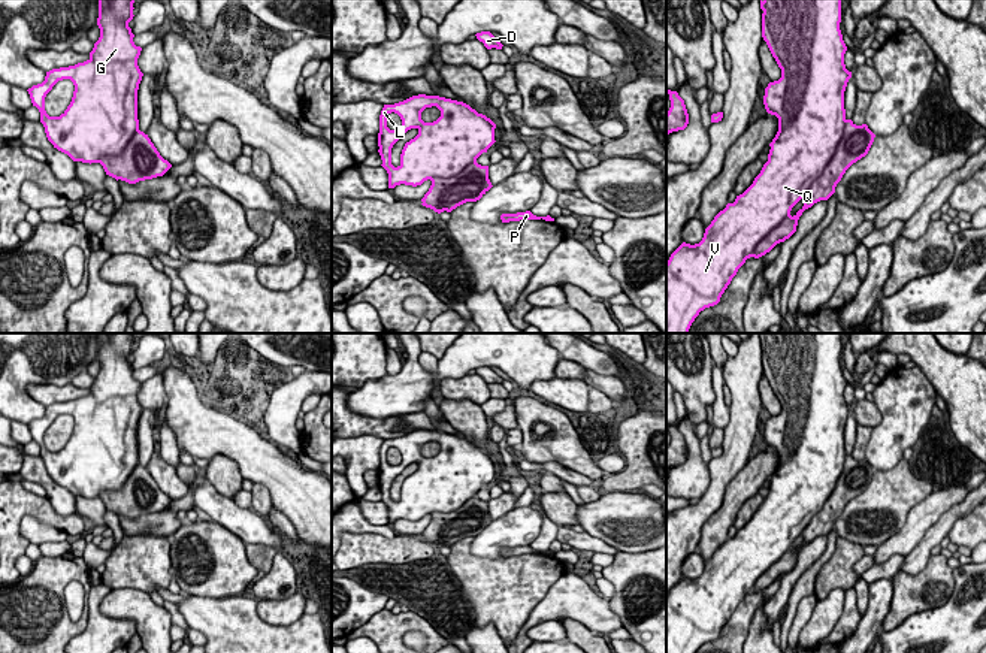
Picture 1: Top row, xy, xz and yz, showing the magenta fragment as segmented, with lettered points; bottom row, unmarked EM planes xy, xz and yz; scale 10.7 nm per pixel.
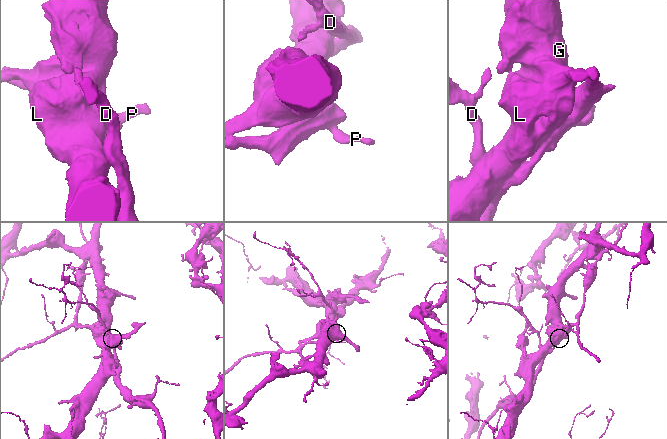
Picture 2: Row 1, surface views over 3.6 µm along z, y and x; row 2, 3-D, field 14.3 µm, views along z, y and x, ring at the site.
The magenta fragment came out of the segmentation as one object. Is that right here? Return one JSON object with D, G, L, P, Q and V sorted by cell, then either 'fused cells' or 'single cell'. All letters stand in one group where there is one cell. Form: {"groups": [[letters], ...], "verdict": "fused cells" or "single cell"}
{"groups": [["D", "P"], ["G", "L", "Q", "V"]], "verdict": "fused cells"}

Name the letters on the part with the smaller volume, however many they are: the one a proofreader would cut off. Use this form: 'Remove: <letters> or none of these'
Remove: D, P

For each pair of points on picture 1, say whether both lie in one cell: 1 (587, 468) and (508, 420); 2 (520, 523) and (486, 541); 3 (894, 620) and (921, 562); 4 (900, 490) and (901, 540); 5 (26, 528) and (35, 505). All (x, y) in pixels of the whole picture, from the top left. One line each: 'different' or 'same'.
1: different
2: same
3: different
4: different
5: different

